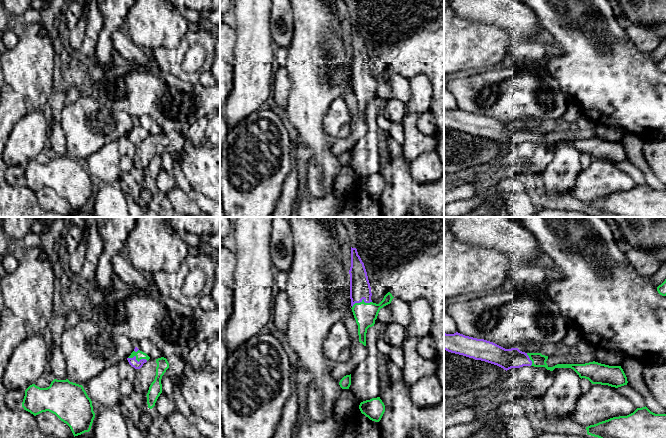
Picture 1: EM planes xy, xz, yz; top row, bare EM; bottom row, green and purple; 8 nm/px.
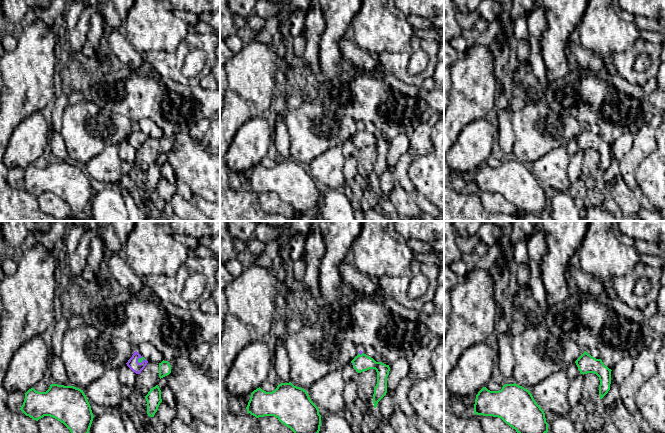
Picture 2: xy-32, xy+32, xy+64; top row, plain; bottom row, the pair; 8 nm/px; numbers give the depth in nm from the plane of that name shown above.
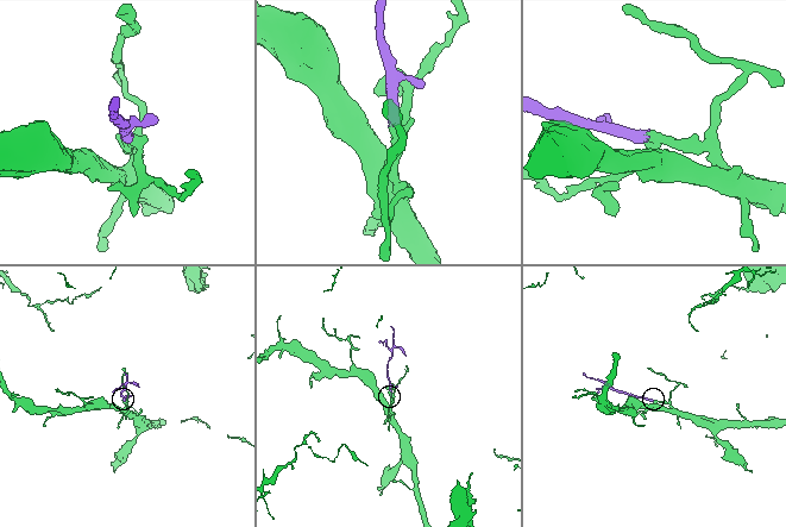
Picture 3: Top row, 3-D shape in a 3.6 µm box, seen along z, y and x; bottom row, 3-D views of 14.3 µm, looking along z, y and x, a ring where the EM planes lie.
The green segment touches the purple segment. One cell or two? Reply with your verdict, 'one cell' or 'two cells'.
one cell

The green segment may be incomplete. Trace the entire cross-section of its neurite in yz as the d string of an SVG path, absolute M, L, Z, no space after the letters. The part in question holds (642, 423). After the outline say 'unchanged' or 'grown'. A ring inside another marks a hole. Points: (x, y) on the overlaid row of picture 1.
M645 406L627 416L590 425L586 430L598 438L666 438L666 414L655 414Z | unchanged

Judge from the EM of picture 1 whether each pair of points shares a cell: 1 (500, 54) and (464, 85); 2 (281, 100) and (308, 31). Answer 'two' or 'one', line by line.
1: two
2: two

